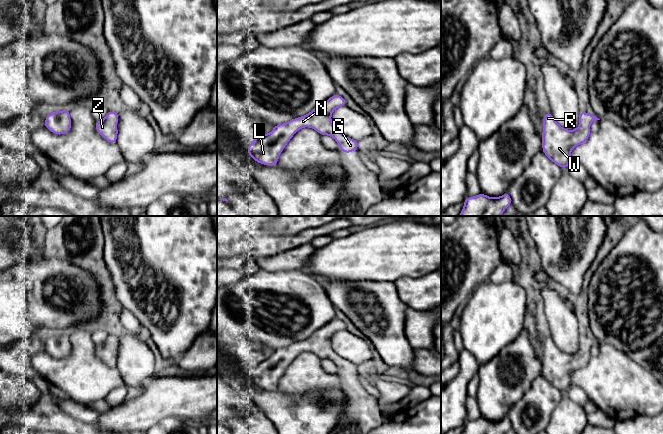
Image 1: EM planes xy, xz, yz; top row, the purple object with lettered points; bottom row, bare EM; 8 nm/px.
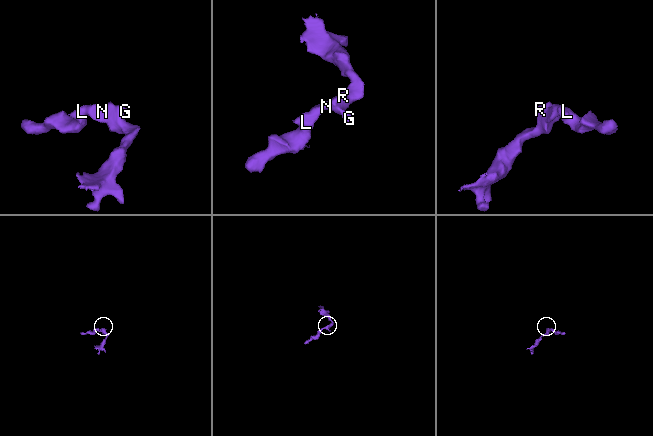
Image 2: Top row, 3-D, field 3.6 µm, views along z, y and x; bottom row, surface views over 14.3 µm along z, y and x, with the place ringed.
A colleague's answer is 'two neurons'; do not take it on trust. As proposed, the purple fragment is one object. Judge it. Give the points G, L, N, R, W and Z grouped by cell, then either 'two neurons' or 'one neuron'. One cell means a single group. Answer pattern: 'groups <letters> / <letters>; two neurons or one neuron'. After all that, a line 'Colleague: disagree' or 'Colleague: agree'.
groups G L N R W Z; one neuron
Colleague: disagree

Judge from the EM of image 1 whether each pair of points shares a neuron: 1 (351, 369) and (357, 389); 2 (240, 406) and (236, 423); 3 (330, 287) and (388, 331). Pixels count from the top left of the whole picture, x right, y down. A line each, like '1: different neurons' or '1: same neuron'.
1: same neuron
2: different neurons
3: same neuron

